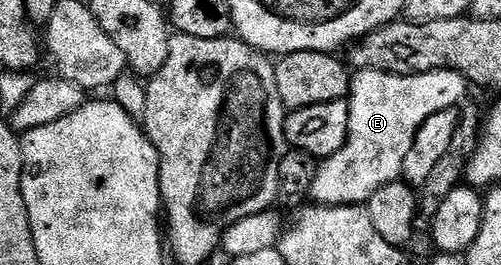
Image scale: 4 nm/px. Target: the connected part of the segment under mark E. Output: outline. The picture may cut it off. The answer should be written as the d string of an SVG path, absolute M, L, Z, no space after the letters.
M355 71L351 76L351 89L345 100L349 109L349 133L341 149L337 149L337 153L333 153L328 159L322 160L318 164L315 176L311 178L310 198L318 206L321 207L353 207L356 205L366 204L367 200L373 197L373 193L377 193L377 189L381 189L390 183L400 182L403 166L405 165L405 156L409 154L409 148L413 146L417 129L421 129L421 125L425 125L425 121L429 121L429 117L433 117L433 113L441 113L450 107L458 108L459 102L463 99L463 94L469 90L469 84L462 75L455 71L434 71L433 73L421 73L420 75L390 75L389 73L381 73L380 71Z

